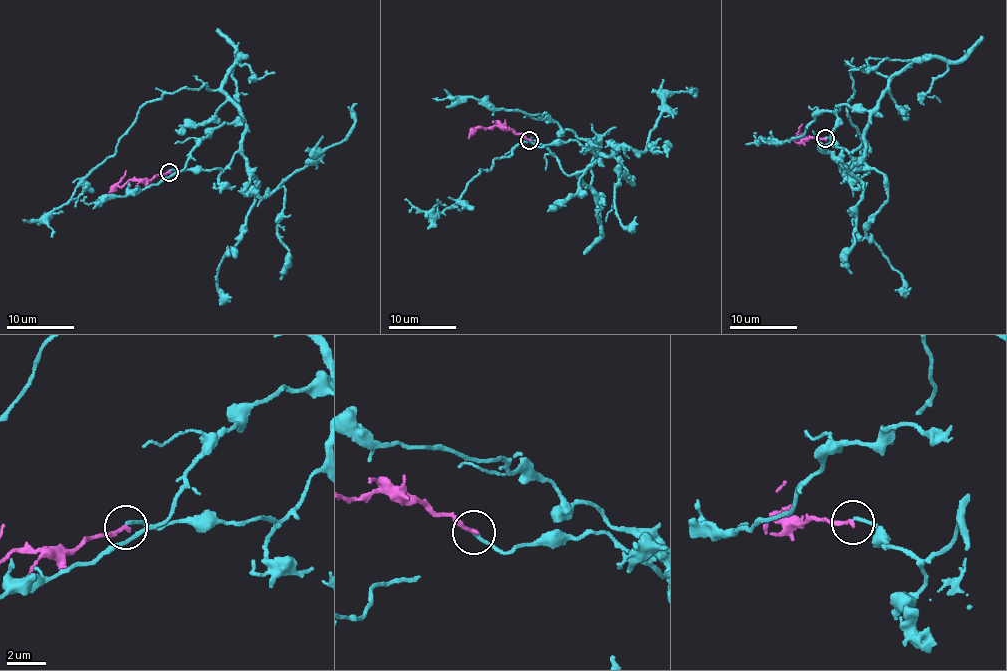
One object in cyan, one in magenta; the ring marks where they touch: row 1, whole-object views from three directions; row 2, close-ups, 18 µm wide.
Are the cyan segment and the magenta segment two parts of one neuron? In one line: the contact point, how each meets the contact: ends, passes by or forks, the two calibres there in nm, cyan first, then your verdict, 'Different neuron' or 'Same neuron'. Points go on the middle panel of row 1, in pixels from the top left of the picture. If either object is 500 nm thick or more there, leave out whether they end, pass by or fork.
Place: (529, 140). At the ring cyan ends. At the ring magenta ends. Thickness 170 nm (cyan) against 200 nm. Same neuron

